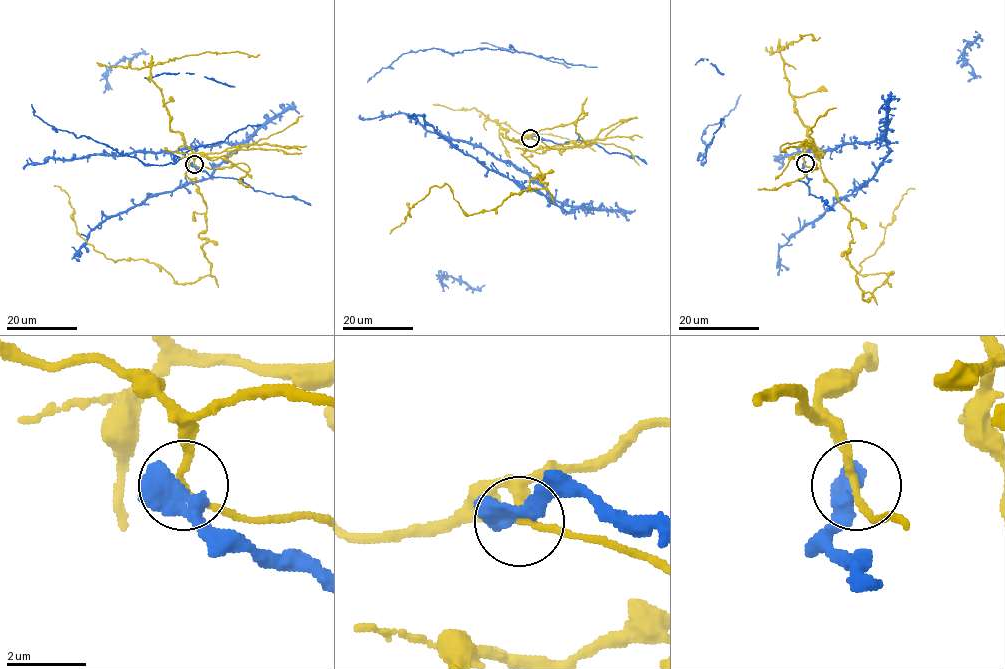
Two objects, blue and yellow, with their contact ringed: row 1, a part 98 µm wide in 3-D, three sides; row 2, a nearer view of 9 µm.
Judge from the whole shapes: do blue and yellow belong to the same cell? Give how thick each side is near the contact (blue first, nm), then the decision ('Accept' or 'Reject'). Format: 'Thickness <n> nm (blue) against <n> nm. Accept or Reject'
Thickness 700 nm (blue) against 170 nm. Reject

